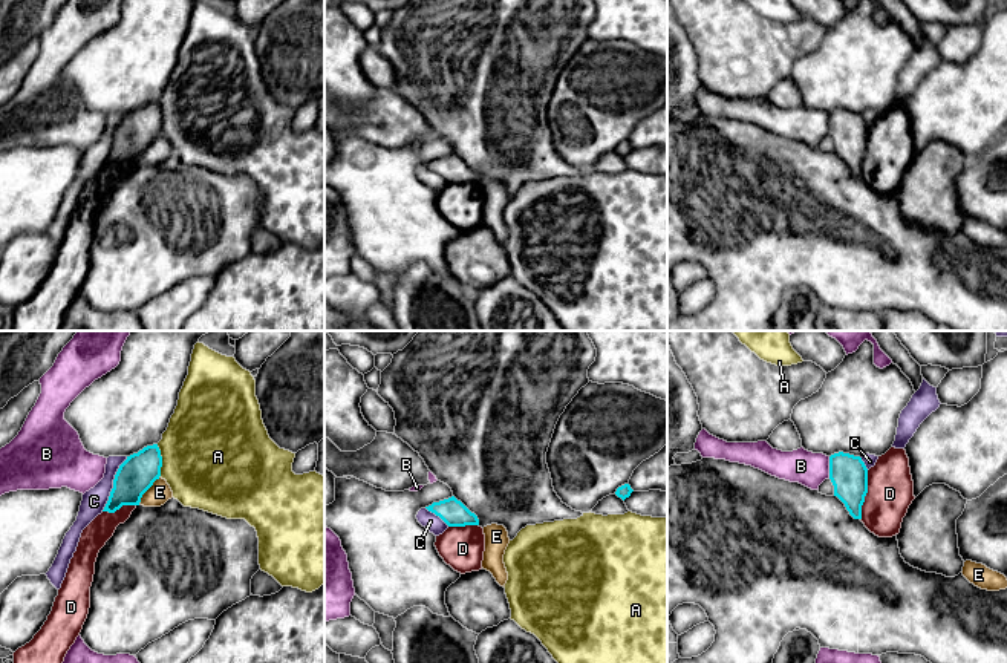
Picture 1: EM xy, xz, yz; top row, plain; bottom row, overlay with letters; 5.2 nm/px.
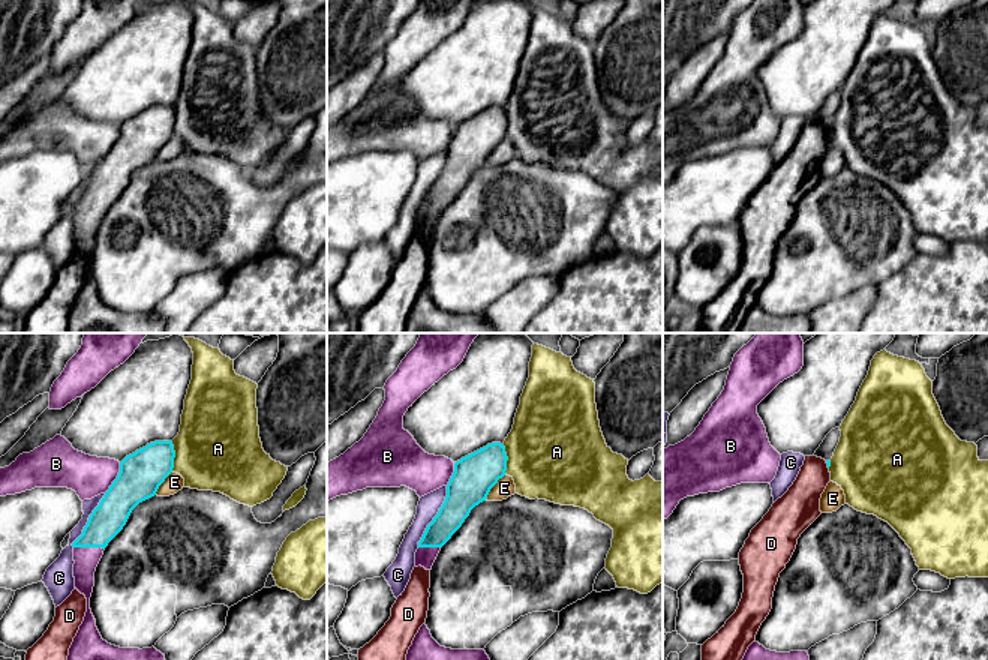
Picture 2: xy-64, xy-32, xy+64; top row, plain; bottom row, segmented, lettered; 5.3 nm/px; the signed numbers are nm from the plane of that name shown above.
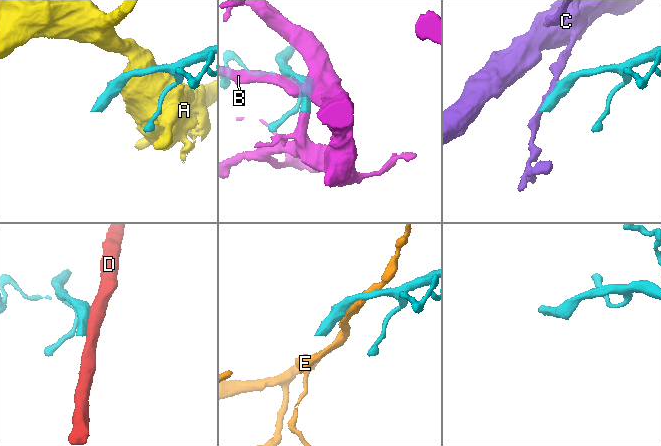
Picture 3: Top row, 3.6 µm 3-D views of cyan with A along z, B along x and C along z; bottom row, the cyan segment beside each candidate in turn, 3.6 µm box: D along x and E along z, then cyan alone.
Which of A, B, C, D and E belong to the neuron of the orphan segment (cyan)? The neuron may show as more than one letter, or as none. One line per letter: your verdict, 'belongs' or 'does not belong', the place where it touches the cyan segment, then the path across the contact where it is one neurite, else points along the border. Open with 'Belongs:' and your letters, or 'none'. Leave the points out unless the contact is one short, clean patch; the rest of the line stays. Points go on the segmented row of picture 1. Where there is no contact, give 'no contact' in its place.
Belongs: B
A: does not belong | xy (161, 461) | along xy (156, 444), (161, 453), (159, 476)
B: belongs | yz (830, 467)
C: does not belong | xy (114, 484)
D: does not belong | yz (865, 495)
E: does not belong | xy (147, 489)

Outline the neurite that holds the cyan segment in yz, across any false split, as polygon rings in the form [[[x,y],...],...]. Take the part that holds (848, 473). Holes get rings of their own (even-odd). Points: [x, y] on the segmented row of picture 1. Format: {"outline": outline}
{"outline": [[[834,453],[829,456],[829,479],[837,496],[854,519],[862,519],[868,493],[868,469],[860,456]]]}

